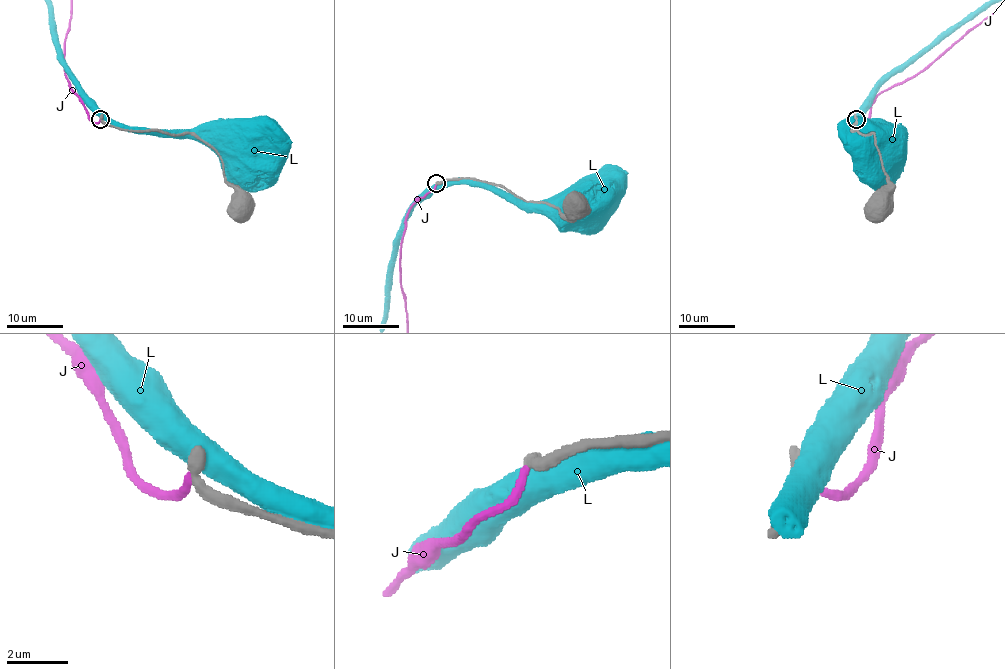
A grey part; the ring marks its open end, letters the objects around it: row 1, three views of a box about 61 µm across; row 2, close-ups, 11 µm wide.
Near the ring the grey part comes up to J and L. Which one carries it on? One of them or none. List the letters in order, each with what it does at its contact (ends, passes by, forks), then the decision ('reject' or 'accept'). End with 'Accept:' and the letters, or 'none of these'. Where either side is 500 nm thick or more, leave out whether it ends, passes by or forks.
J: it ends; accept
L: reject
Accept: J

